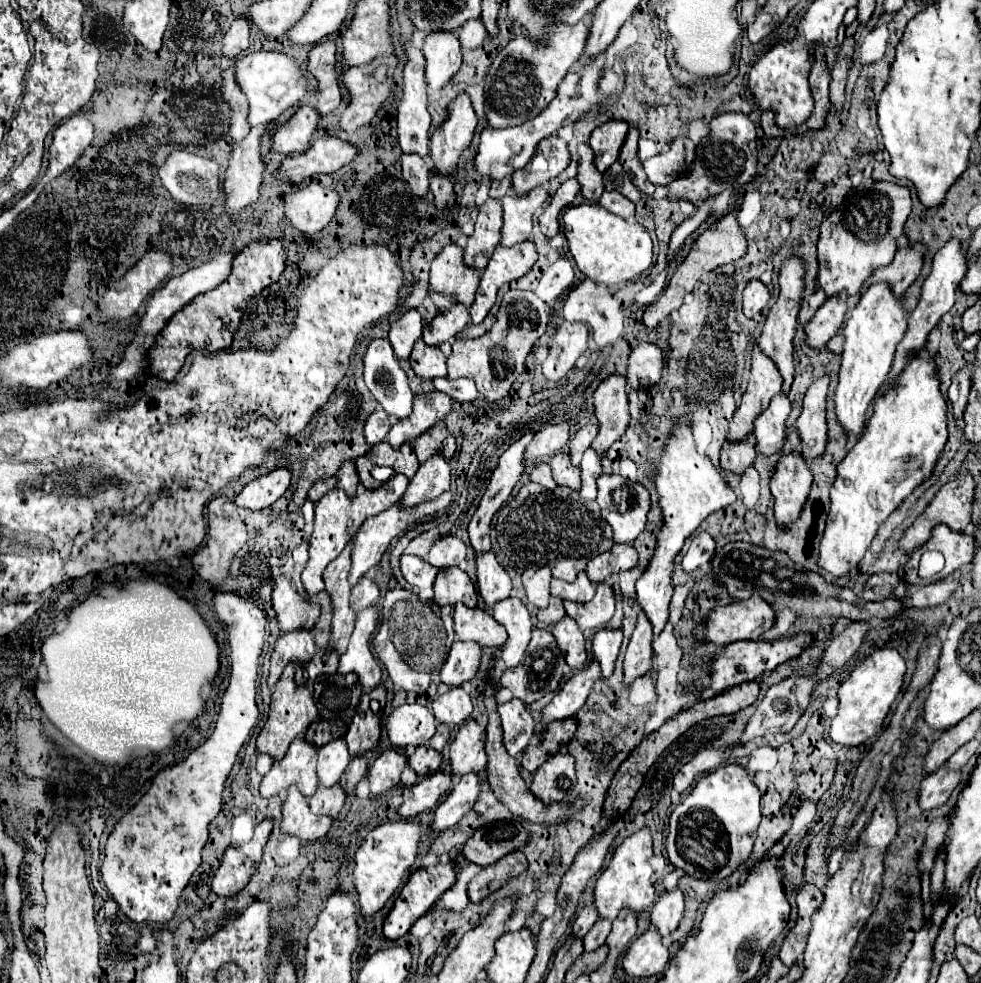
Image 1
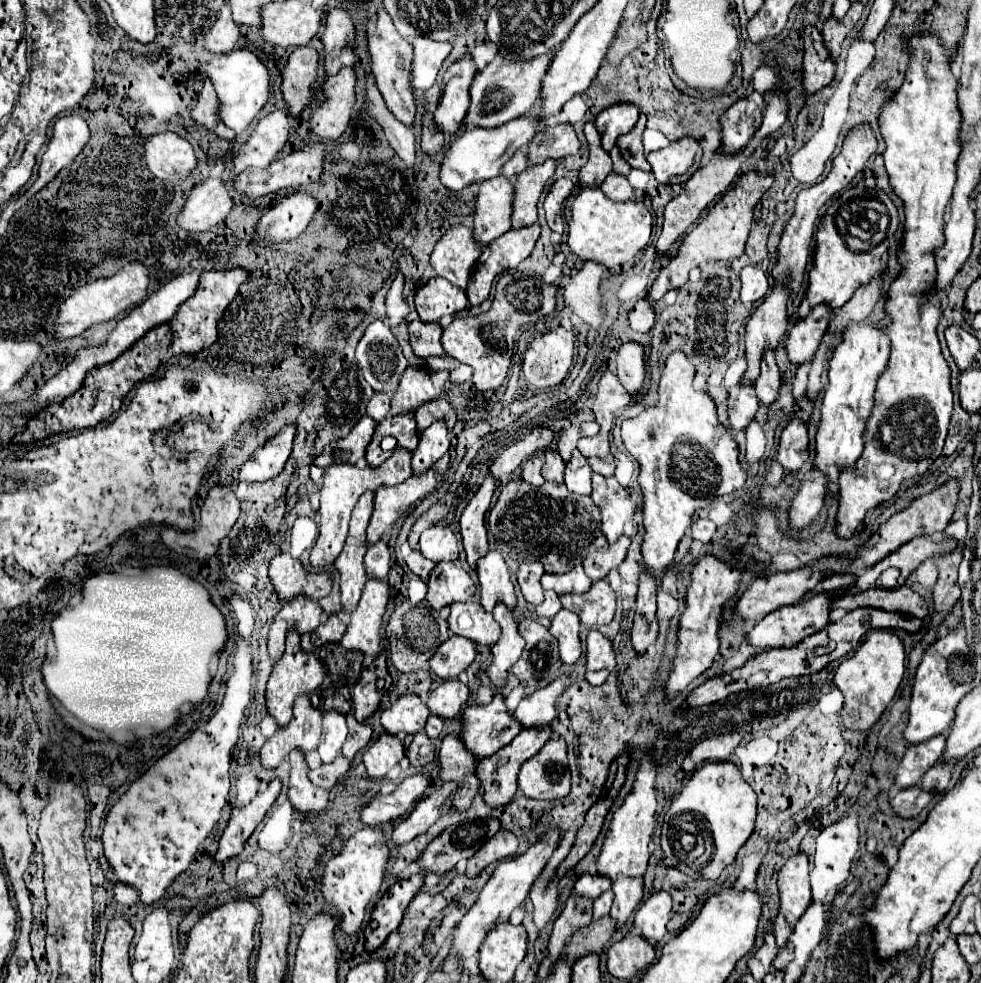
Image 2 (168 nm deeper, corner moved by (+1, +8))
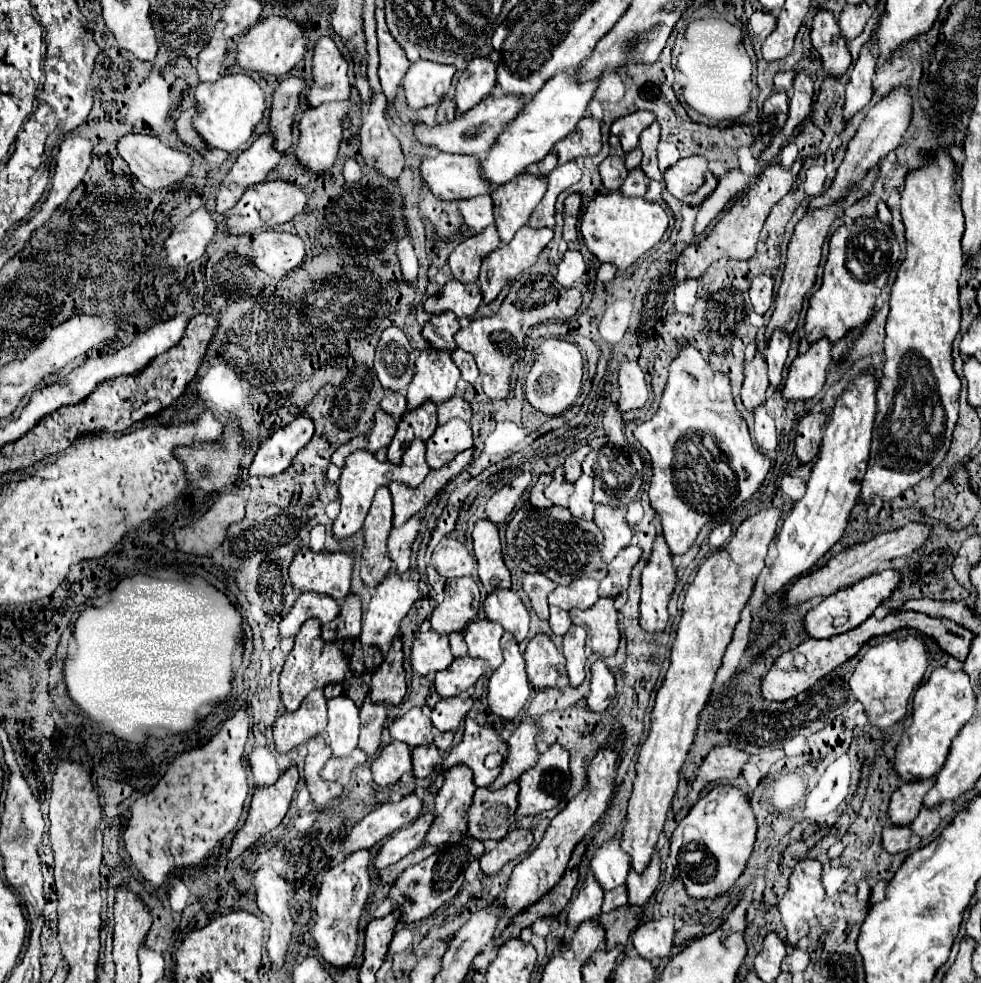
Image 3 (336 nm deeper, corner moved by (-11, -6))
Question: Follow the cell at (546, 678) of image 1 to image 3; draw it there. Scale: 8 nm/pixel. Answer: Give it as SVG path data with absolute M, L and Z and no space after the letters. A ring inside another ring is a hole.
M537 634L527 642L525 660L527 660L527 676L533 688L541 690L555 686L559 676L565 674L565 656L545 634Z

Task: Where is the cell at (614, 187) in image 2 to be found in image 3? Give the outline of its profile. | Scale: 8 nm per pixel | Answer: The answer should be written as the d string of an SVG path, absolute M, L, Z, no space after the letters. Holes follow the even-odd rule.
M635 168L629 172L629 176L625 178L619 192L623 192L623 196L627 196L627 198L641 198L647 190L647 184L649 184L649 178L643 174L641 168Z

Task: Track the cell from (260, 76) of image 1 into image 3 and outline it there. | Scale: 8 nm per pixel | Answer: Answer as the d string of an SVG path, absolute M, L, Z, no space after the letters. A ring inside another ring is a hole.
M247 74L223 76L217 82L203 82L195 92L197 106L201 114L195 118L195 130L203 136L209 148L221 148L227 152L243 150L255 132L255 126L263 120L265 114L265 94L257 80Z

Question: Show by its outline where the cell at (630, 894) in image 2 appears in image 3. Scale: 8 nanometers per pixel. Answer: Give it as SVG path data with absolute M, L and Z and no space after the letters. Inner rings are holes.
M655 854L643 874L629 872L627 876L629 904L637 904L637 906L647 904L649 898L655 894L657 886L659 886L659 856Z

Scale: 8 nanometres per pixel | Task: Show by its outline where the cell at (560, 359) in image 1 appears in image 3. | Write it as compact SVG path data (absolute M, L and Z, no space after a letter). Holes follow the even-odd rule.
M549 338L539 346L533 368L525 378L525 386L523 386L525 398L531 402L531 406L535 406L537 410L549 416L563 414L579 396L581 378L583 378L583 356L579 348L567 340Z

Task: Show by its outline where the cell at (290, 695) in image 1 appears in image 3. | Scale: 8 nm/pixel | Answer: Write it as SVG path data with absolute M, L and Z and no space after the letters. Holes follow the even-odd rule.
M307 620L299 634L295 636L295 646L283 666L281 678L279 678L279 690L281 690L281 702L287 712L293 712L299 708L299 704L305 700L309 692L315 688L325 688L327 684L337 684L343 680L347 672L347 658L339 650L337 644L329 644L321 640L321 624L319 620Z

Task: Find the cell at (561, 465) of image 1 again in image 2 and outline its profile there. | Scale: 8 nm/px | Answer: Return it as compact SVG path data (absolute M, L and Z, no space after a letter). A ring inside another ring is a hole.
M545 450L545 464L543 464L543 478L545 480L553 480L553 482L563 482L563 466L565 462L561 460L557 450Z

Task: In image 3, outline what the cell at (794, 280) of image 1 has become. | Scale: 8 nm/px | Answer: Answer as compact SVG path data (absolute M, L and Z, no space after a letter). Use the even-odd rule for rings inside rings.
M897 88L887 98L883 98L879 104L875 104L869 110L869 114L865 116L865 120L861 122L853 140L849 142L843 164L839 166L831 188L825 190L821 196L811 198L807 212L811 212L811 208L827 208L827 204L835 204L835 200L839 200L839 196L847 196L847 192L851 192L851 188L855 188L855 184L859 184L859 176L867 176L867 172L871 172L871 168L877 168L879 162L901 144L901 138L909 126L909 120L911 120L911 96L905 88Z

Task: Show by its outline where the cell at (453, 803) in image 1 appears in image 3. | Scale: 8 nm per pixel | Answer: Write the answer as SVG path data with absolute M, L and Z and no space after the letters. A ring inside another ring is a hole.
M423 814L411 826L399 830L391 838L387 838L381 846L381 852L373 860L375 868L379 868L379 870L387 868L387 866L399 862L401 858L405 858L407 854L411 854L413 850L417 850L425 842L425 836L427 836L433 820L435 820L435 814Z

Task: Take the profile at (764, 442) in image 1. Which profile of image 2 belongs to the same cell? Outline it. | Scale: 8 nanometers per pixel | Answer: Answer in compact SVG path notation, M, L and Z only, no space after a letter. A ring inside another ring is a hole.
M765 350L761 358L761 374L755 382L755 392L757 392L759 402L763 406L771 406L777 398L779 386L781 386L781 376L773 358L773 350Z

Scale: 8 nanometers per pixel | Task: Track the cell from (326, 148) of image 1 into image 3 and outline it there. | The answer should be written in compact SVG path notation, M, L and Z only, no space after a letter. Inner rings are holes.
M275 180L275 182L253 184L251 188L245 190L241 200L227 212L229 232L231 234L251 234L251 230L271 228L271 226L283 224L283 222L291 220L293 216L301 214L305 210L307 202L309 202L309 194L305 194L305 190L293 182Z

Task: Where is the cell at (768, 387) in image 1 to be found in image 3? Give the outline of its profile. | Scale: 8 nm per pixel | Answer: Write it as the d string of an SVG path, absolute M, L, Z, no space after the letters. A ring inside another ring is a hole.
M871 170L861 182L859 186L843 200L839 202L837 206L831 206L831 208L823 208L823 210L813 210L809 212L807 216L803 216L799 220L799 224L795 226L795 232L793 232L793 238L789 242L789 250L787 250L787 262L785 262L785 272L783 272L783 282L777 290L777 298L775 298L775 312L765 328L765 342L771 338L771 332L775 332L775 328L783 328L783 332L787 332L789 336L793 334L795 326L797 326L797 320L799 320L799 312L801 312L801 306L803 306L803 300L805 296L809 294L809 290L813 288L815 284L815 272L817 272L817 266L821 262L821 246L827 238L827 232L829 232L829 226L831 222L837 218L837 214L845 208L845 206L851 206L855 204L861 196L865 196L867 192L871 192L873 188L873 182L877 178L877 170Z

